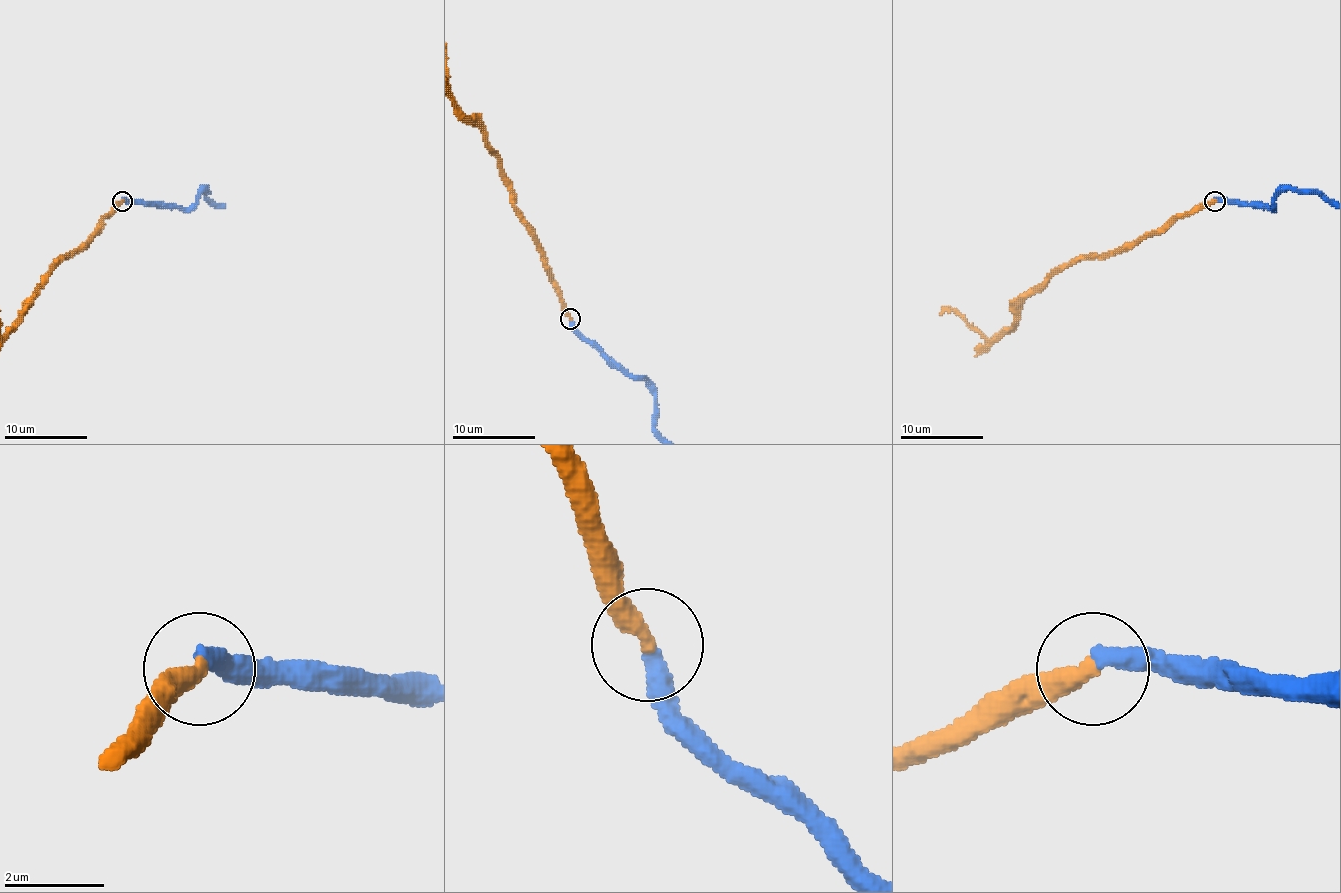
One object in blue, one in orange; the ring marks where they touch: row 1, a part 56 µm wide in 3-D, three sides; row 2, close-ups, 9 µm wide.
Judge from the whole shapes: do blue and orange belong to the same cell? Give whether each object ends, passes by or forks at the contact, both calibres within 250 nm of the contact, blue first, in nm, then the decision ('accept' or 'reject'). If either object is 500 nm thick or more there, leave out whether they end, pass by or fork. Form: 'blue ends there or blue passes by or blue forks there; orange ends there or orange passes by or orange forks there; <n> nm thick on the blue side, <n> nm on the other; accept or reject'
blue ends there; orange ends there; 400 nm thick on the blue side, 400 nm on the other; accept

